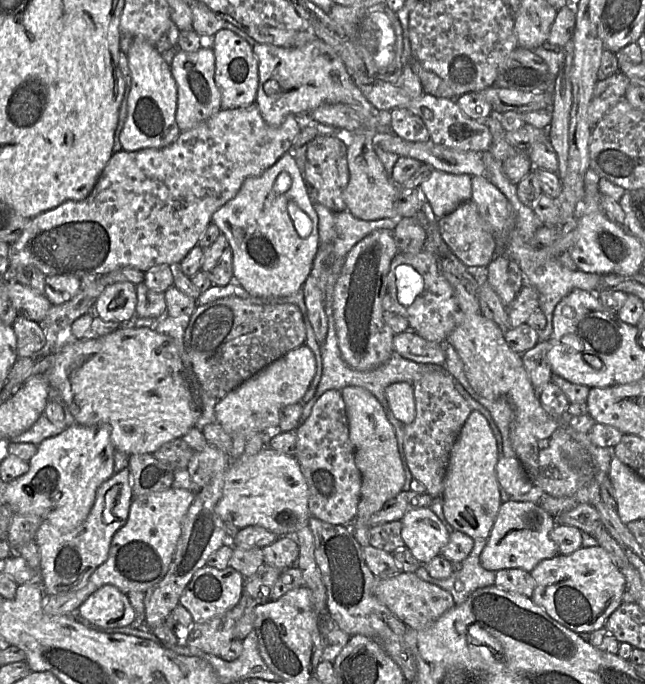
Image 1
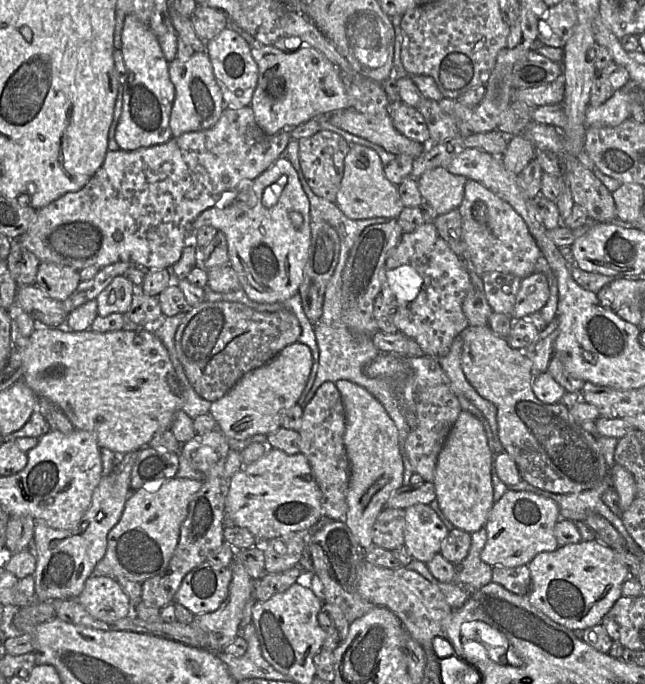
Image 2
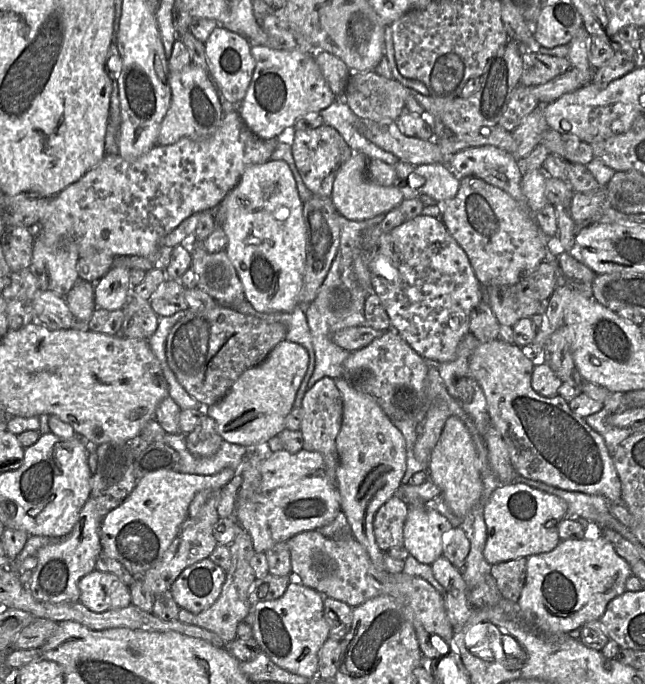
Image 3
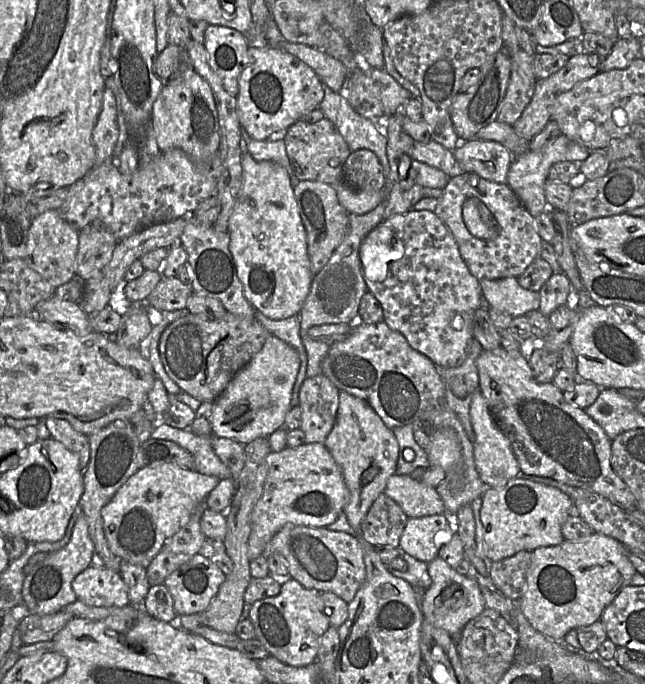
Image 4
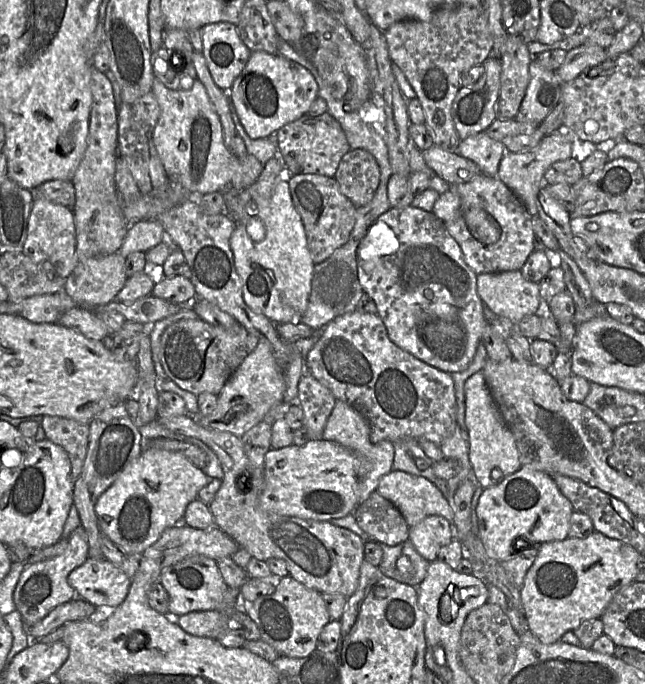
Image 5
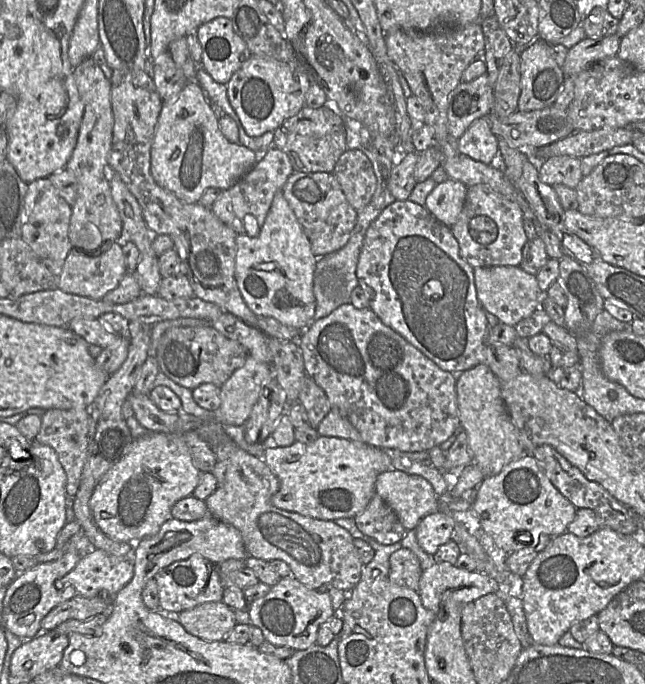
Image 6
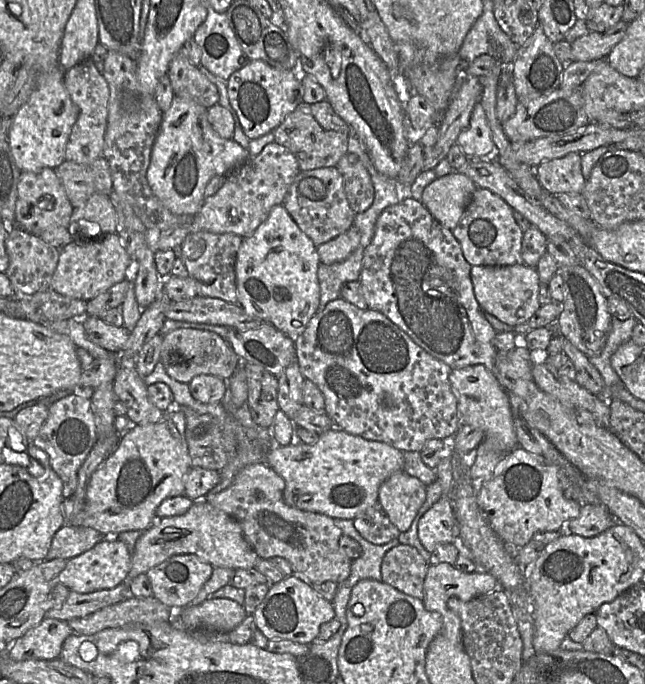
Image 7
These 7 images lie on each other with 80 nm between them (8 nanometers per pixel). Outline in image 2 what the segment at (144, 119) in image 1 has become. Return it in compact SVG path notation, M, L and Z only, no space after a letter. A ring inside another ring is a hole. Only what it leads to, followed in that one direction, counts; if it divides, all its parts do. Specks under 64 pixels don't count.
M126 15L121 34L127 80L123 89L123 107L115 139L119 148L134 151L166 143L172 138L169 125L175 87L169 77L169 62L164 57L157 36L134 15Z

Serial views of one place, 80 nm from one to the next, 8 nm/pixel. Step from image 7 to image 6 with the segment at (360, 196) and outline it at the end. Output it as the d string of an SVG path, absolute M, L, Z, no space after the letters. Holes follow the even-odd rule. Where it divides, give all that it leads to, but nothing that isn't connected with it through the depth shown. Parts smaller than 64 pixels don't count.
M347 149L332 173L356 211L369 204L376 190L376 176L369 158L362 151Z

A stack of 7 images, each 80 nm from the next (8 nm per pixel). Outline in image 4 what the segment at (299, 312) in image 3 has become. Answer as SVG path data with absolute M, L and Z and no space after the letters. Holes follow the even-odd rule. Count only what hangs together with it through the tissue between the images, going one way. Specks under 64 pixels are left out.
M256 311L254 318L258 320L272 335L292 346L300 358L300 368L293 385L290 407L299 405L299 391L307 377L307 353L300 335L300 316L293 315L286 319L274 320Z

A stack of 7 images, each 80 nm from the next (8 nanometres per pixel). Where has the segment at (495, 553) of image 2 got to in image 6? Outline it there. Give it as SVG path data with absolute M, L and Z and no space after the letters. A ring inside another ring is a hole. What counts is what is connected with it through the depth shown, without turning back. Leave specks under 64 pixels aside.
M530 454L507 464L499 474L484 478L473 509L477 515L474 532L484 544L492 543L505 555L532 545L539 535L553 538L564 534L577 512Z

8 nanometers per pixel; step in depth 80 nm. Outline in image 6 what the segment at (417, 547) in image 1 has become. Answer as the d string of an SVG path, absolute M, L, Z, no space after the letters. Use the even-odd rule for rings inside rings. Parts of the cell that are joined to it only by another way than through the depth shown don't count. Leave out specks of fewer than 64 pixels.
M439 511L424 517L416 527L416 538L420 547L429 555L434 555L440 546L452 538L454 520Z

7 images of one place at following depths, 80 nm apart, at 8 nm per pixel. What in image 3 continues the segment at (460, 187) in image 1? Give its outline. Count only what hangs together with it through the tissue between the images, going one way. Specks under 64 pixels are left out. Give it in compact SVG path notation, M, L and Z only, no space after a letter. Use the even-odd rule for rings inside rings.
M421 164L413 168L414 175L423 179L421 194L432 197L436 202L448 201L457 194L461 178L458 178L446 164Z

